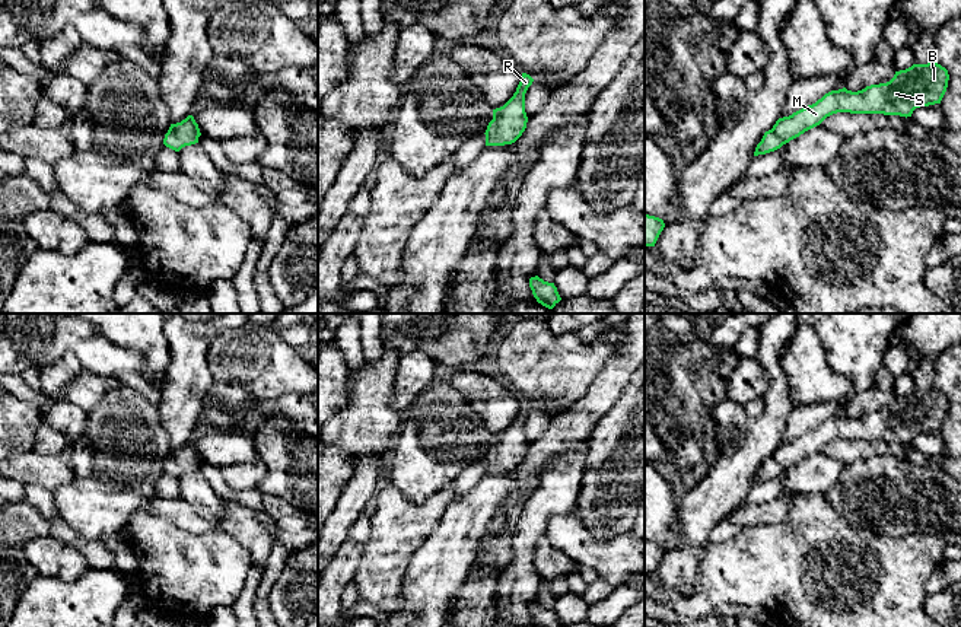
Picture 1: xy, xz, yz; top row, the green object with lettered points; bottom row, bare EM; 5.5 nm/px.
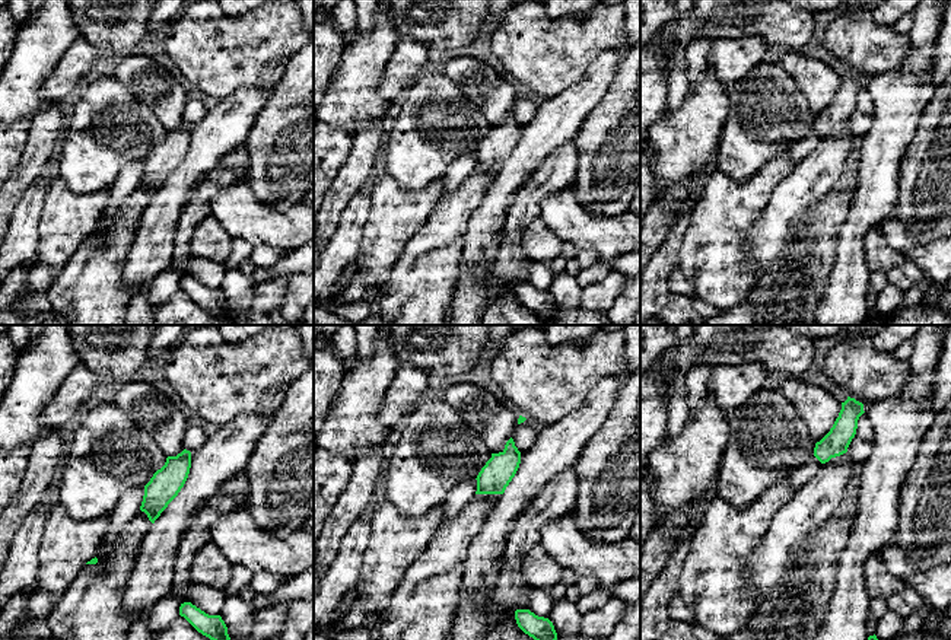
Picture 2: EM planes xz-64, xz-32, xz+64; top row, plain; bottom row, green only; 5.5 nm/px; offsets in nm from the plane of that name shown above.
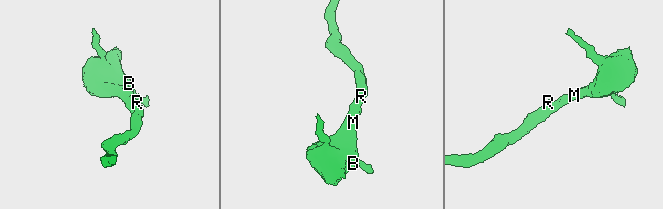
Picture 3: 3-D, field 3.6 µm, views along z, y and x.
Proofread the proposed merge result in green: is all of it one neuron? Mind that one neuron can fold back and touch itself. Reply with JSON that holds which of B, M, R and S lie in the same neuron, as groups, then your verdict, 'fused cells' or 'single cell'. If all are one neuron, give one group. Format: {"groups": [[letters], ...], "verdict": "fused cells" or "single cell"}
{"groups": [["B", "M", "R", "S"]], "verdict": "single cell"}

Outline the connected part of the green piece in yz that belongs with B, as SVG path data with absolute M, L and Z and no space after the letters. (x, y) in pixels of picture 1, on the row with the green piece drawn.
M929 61L895 71L890 82L871 85L857 92L846 87L831 90L815 104L779 118L773 128L764 133L754 156L780 149L837 112L911 117L916 108L941 104L948 80L948 70Z

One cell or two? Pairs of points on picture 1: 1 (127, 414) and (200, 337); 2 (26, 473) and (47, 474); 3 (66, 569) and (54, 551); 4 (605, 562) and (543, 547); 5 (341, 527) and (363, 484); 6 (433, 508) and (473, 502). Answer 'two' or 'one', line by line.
1: two
2: one
3: one
4: two
5: one
6: two

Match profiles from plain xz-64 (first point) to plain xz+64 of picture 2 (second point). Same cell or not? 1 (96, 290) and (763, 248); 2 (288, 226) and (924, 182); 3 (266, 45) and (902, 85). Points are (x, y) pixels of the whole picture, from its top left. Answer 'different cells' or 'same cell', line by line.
1: same cell
2: different cells
3: different cells

